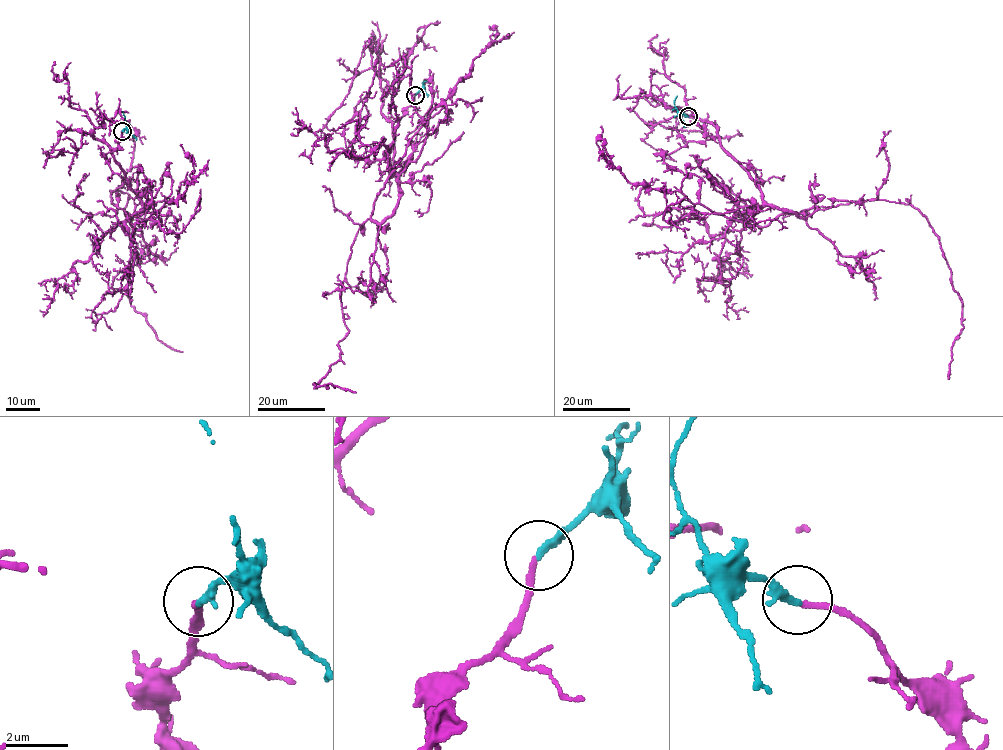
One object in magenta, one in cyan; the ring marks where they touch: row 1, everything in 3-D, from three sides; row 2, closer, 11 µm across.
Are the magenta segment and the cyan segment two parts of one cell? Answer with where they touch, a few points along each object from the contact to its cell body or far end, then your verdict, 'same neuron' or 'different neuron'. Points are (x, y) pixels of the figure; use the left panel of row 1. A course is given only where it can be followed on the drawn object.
(122, 131) | magenta via (121, 131), (111, 155), (147, 208), (130, 216), (110, 191), (129, 198), (126, 295), (159, 340), (182, 352) | cyan via (122, 131), (126, 125), (122, 111) | same neuron

